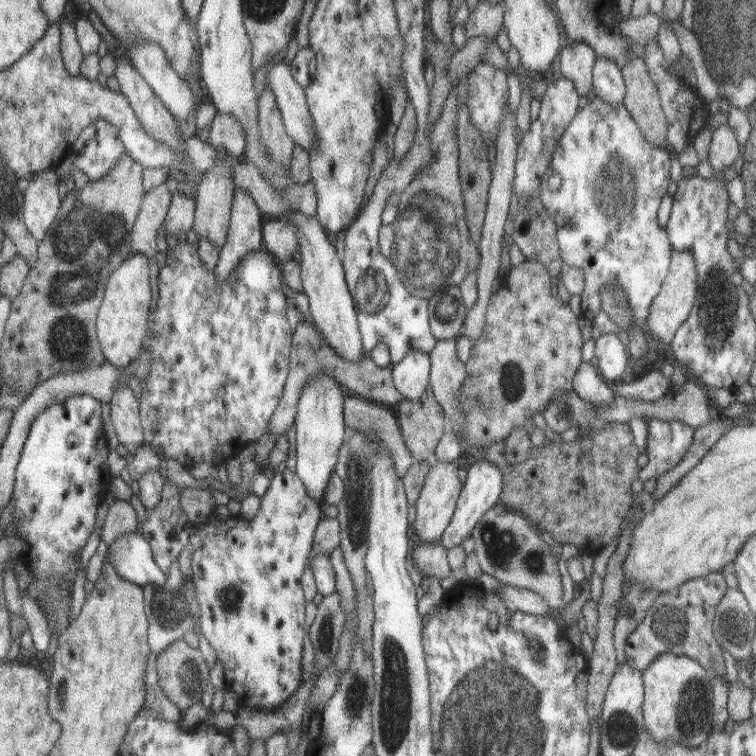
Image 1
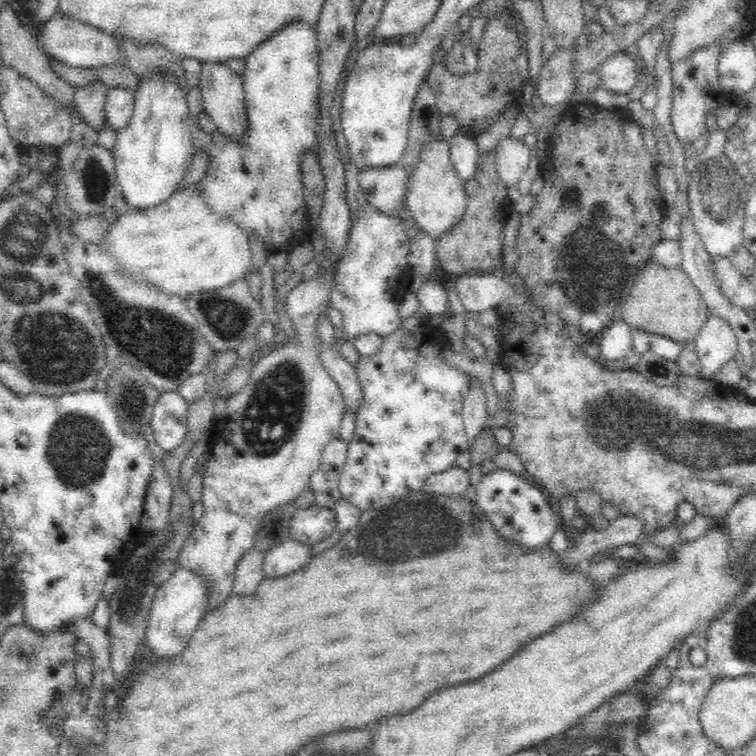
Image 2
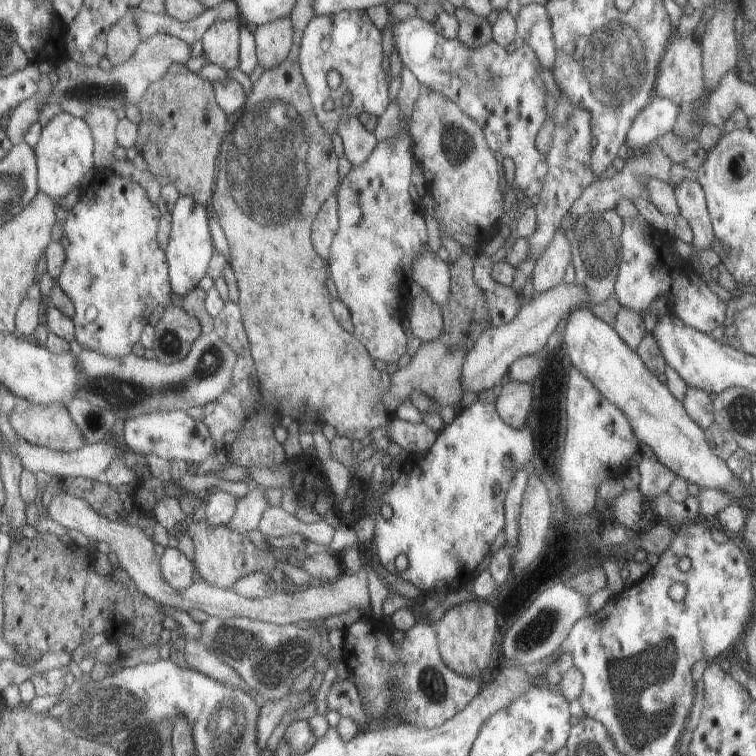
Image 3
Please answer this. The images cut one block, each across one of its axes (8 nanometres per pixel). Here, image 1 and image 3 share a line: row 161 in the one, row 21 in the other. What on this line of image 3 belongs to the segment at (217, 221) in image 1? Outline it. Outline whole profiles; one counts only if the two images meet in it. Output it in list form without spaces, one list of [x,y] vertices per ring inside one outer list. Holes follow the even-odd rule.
[[[227,20],[227,22],[215,22],[201,38],[203,54],[211,64],[217,64],[219,68],[235,70],[239,68],[239,46],[241,46],[241,26],[243,22]]]

